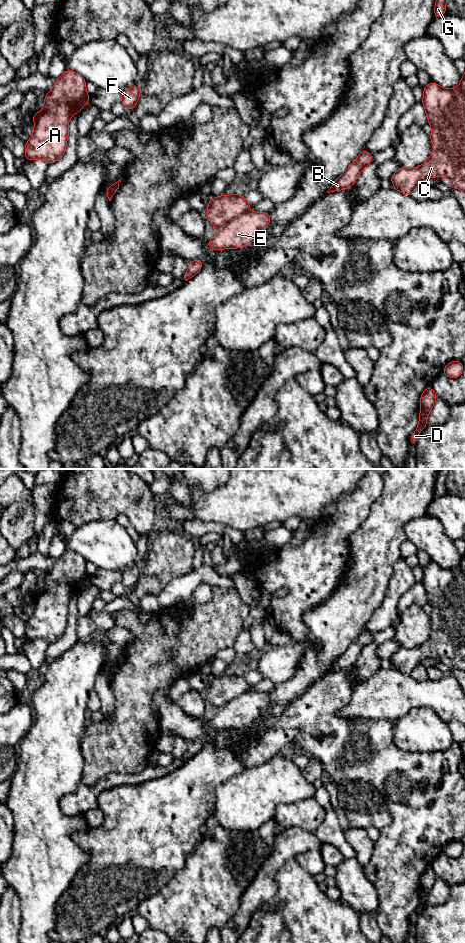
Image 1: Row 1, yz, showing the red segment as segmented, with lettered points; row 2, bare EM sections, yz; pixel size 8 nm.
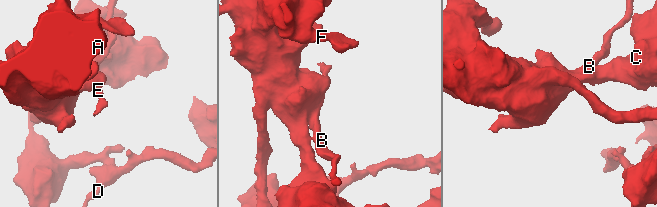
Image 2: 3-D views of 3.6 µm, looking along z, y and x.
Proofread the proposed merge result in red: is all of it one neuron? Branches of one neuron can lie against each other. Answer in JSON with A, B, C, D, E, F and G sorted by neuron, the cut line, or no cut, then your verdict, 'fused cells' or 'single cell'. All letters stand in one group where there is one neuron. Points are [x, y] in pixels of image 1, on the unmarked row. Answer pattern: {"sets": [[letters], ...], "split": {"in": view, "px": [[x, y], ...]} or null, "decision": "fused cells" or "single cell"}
{"sets": [["A", "C", "D", "F"], ["B", "E", "G"]], "split": {"in": "yz", "px": [[247, 692], [241, 693], [229, 703], [219, 708]]}, "decision": "fused cells"}

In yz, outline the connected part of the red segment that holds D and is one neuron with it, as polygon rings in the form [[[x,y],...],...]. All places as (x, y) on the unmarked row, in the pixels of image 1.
[[[427,867],[420,878],[420,896],[419,896],[419,903],[418,906],[416,908],[416,910],[413,912],[413,914],[411,915],[409,922],[416,926],[418,917],[419,917],[419,911],[420,910],[424,910],[427,907],[426,901],[427,901],[427,897],[435,883],[435,881],[437,880],[437,875],[435,874],[434,870],[432,869],[432,867]]]

